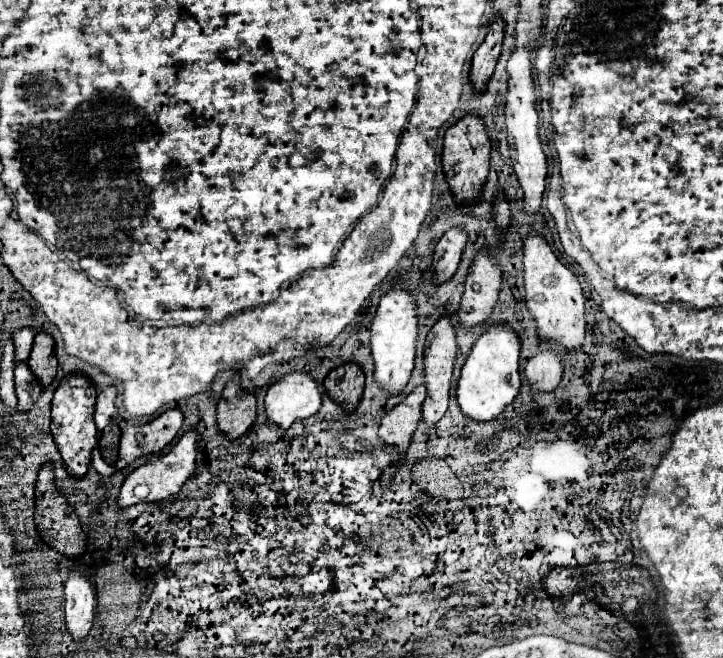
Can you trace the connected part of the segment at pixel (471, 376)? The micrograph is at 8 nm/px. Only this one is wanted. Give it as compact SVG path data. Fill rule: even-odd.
M496 324L488 332L484 332L476 346L472 348L458 378L456 400L462 414L474 422L490 422L502 416L504 408L516 400L522 386L518 374L518 360L520 342L514 330L510 330L506 324Z

